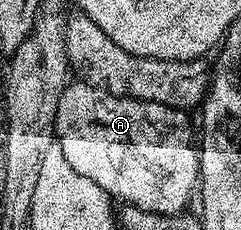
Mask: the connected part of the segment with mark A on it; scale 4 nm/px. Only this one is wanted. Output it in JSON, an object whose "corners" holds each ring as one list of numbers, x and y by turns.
{"corners":[[76,80,64,87,58,100,54,138,68,166,94,180,113,199,121,198,121,203,155,214,178,214,189,209,188,201,193,201,200,181,200,156,194,138,192,142,188,118,183,110,157,102,139,102,137,98,120,98]]}

